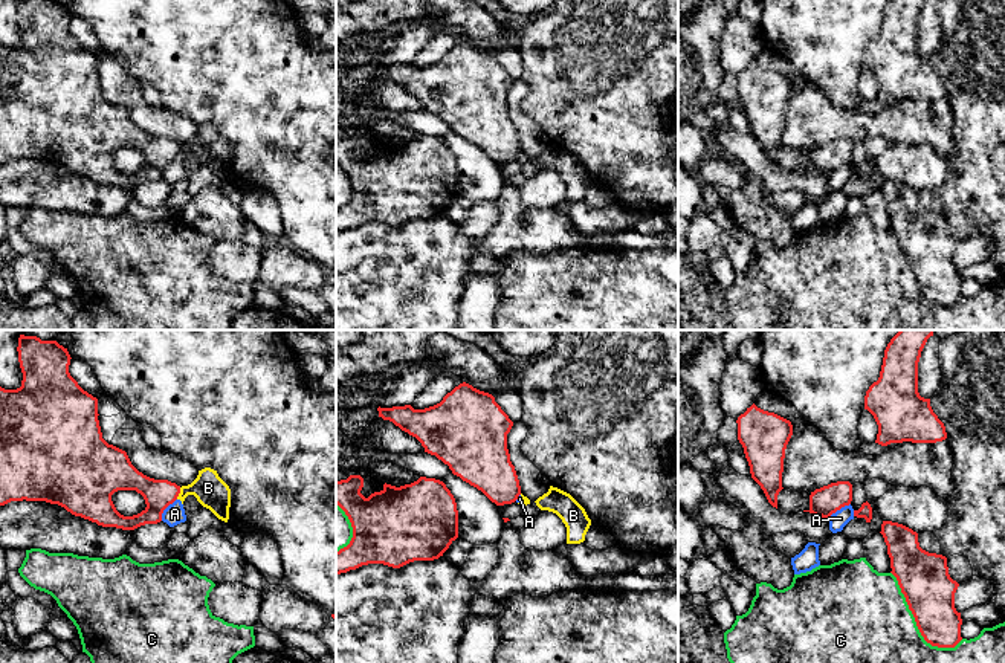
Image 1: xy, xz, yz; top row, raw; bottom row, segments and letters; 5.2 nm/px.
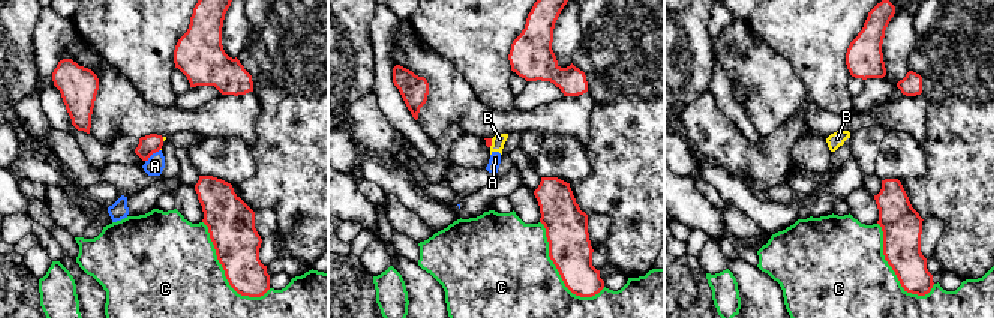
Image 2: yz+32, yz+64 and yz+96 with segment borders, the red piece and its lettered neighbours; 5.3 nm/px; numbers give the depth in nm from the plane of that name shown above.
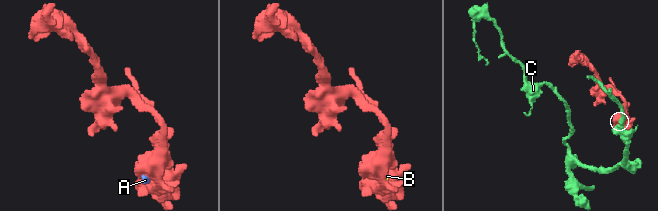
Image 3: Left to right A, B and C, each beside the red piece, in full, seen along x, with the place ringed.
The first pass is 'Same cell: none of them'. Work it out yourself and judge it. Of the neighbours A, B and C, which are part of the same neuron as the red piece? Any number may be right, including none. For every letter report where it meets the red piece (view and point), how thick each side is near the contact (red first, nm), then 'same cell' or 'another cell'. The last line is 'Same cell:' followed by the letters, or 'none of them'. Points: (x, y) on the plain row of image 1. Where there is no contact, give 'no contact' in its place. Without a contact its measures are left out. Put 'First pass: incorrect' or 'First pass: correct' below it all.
A: xy (165, 165) | 160/110 nm | another cell
B: xy (179, 150) | 160/170 nm | another cell
C: yz (915, 278) | 260/500 nm | another cell
Same cell: none of them
First pass: correct

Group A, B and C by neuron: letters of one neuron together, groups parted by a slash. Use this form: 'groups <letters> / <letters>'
groups A B / C

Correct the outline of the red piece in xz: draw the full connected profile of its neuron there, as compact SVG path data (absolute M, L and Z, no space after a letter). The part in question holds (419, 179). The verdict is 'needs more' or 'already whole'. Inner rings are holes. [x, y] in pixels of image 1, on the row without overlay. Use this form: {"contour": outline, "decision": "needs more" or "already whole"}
{"contour": "M360 133L336 139L336 162L345 170L353 185L350 202L336 209L336 232L368 222L400 226L414 218L434 218L443 214L458 196L457 160L443 139L420 134L400 145L385 141L380 150L368 156L360 151L362 145Z", "decision": "already whole"}

